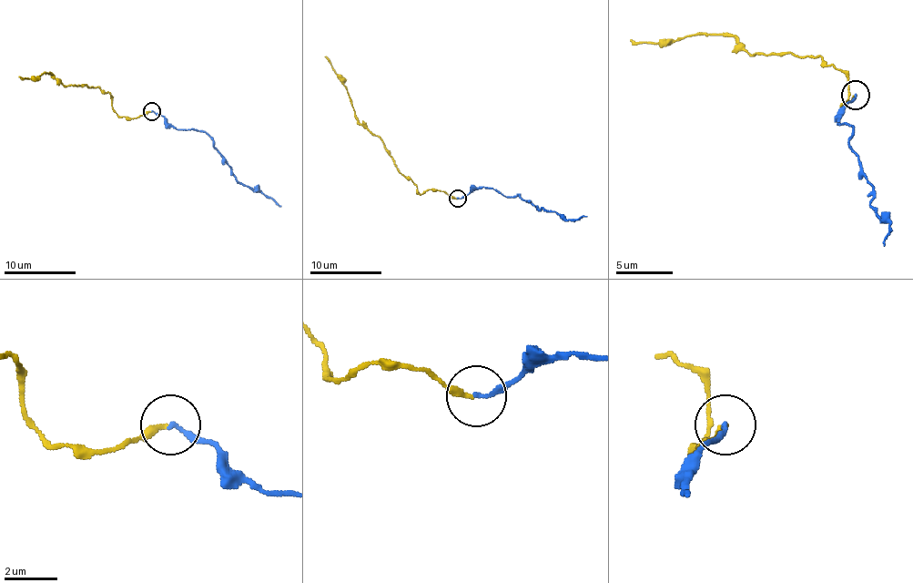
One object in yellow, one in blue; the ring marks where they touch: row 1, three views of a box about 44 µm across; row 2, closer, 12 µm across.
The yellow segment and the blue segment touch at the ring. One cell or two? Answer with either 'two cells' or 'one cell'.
two cells

